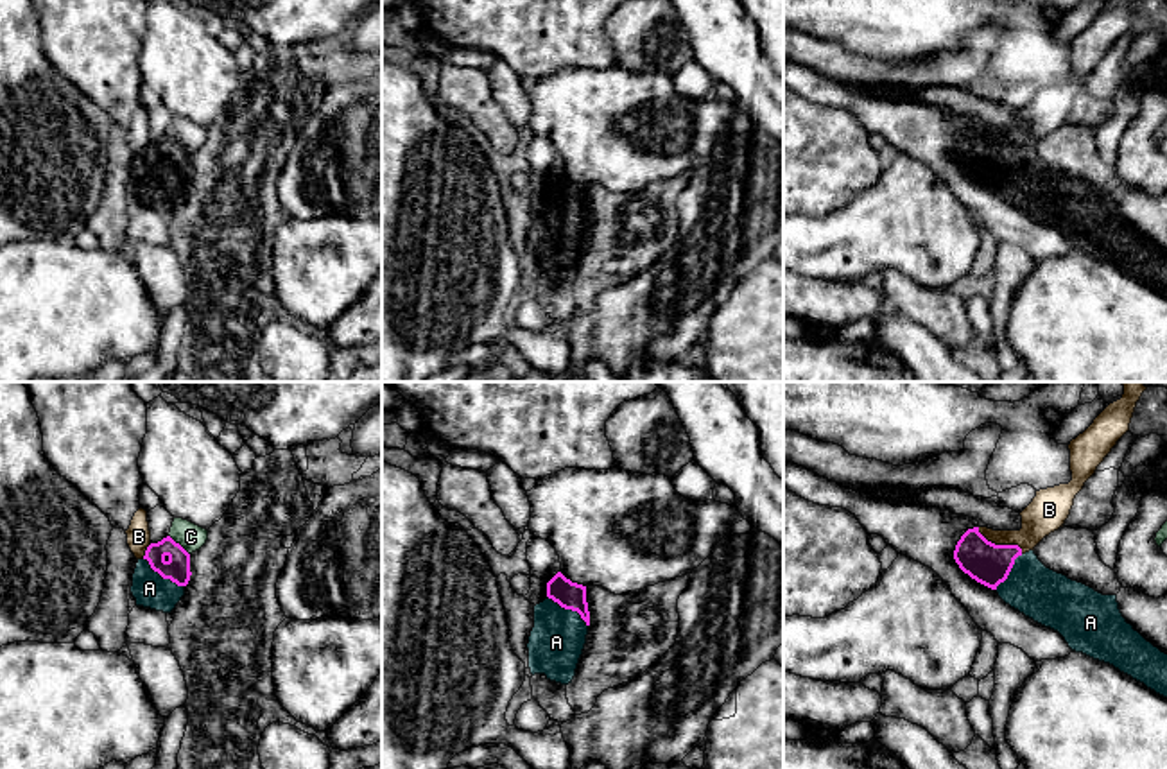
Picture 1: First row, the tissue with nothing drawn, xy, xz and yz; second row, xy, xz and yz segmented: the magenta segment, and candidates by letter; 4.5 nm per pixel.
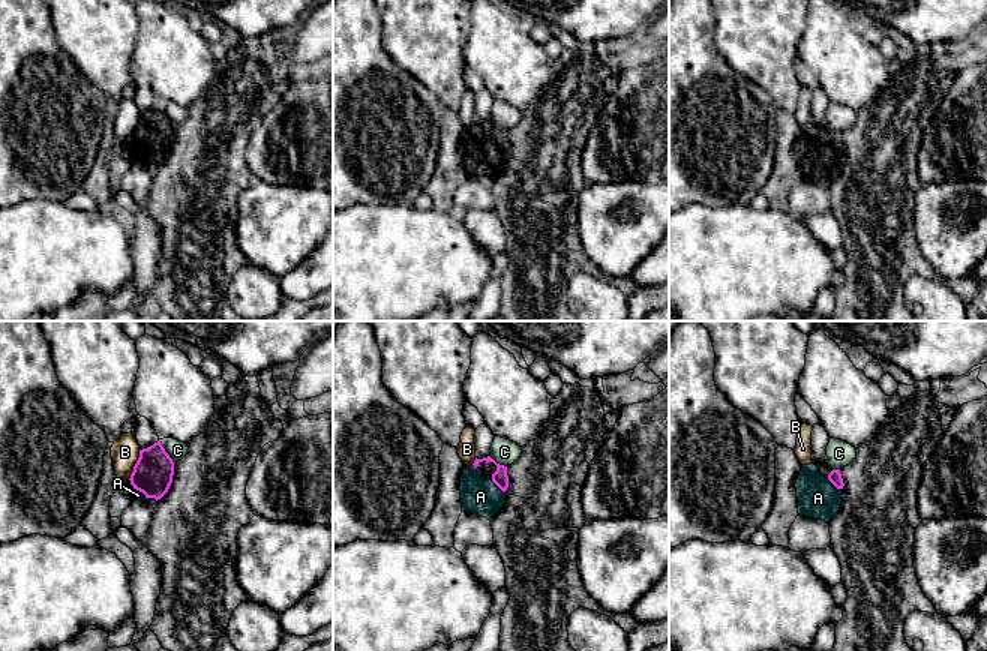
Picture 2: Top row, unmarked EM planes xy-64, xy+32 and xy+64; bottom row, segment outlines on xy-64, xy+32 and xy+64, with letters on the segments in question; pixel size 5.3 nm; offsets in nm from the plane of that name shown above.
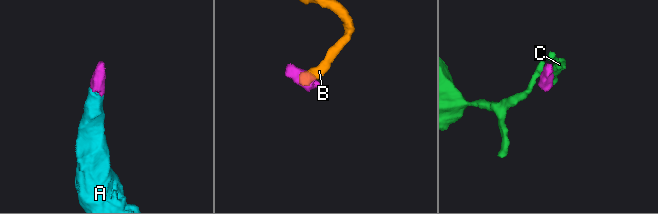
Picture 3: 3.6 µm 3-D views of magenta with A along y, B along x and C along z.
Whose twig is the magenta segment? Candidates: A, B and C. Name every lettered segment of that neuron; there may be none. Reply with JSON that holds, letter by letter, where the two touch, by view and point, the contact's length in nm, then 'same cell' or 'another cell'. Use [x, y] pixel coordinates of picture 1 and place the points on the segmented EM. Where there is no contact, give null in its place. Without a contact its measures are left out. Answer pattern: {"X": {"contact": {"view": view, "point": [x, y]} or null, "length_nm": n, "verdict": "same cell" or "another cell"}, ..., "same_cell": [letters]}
{"A": {"contact": {"view": "xy", "point": [164, 578]}, "length_nm": 220, "verdict": "same cell"}, "B": {"contact": {"view": "yz", "point": [1001, 545]}, "length_nm": 240, "verdict": "another cell"}, "C": {"contact": {"view": "xy", "point": [180, 545]}, "length_nm": 130, "verdict": "another cell"}, "same_cell": ["A"]}

